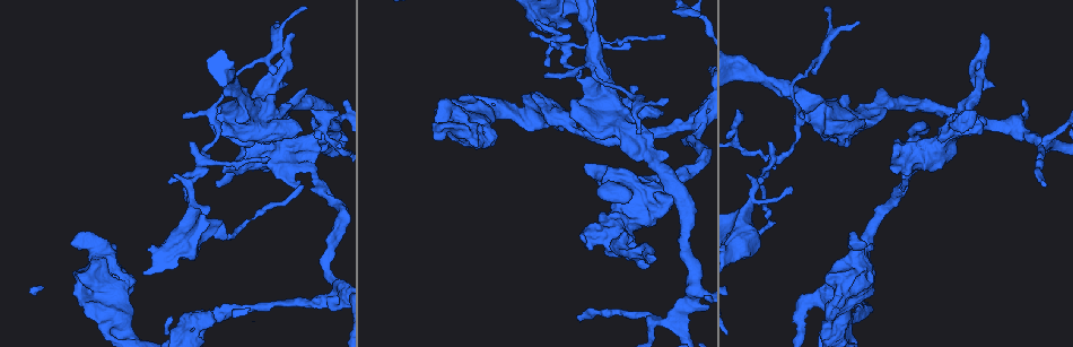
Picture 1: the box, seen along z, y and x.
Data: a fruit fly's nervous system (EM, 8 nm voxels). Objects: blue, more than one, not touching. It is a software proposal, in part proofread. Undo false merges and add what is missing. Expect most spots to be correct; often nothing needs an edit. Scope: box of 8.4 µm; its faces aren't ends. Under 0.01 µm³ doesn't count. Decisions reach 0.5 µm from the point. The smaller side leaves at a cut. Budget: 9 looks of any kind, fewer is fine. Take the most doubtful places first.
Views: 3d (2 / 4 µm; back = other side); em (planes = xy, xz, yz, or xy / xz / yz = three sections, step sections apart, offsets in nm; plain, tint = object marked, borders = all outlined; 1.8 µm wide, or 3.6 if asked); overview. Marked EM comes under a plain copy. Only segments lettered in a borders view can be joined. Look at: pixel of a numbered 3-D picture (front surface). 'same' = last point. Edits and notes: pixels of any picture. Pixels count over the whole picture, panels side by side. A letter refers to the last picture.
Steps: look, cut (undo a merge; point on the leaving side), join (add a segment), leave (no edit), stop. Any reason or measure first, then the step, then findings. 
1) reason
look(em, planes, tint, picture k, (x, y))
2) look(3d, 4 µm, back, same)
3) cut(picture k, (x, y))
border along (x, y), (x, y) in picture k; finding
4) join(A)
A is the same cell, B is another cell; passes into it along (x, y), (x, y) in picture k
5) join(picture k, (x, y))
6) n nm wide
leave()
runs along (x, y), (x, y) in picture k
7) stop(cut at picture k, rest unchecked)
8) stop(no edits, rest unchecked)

look(em, planes, borders, picture 1, (235, 88))

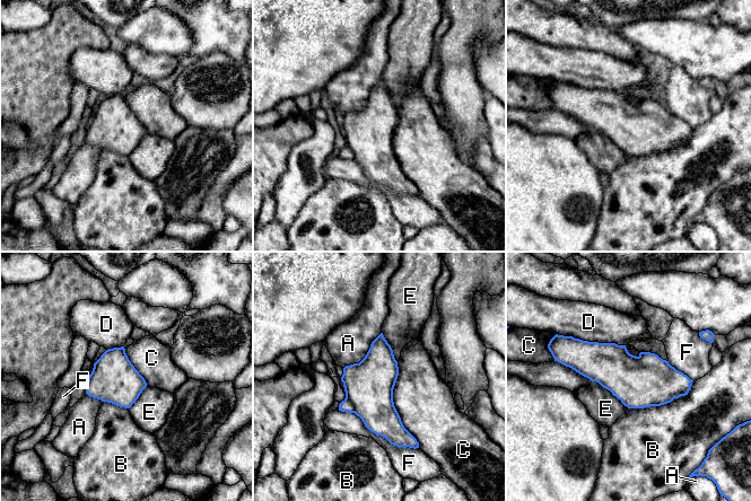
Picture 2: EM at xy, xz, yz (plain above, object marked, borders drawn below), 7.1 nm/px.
C touches over 650 nm
leave()
A, B, C, D, E and F are other cells; border along (396, 361), (393, 405), (419, 446) in picture 2; all the same neuron

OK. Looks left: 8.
branch point
look(em, planes, borders, picture 1, (567, 48))

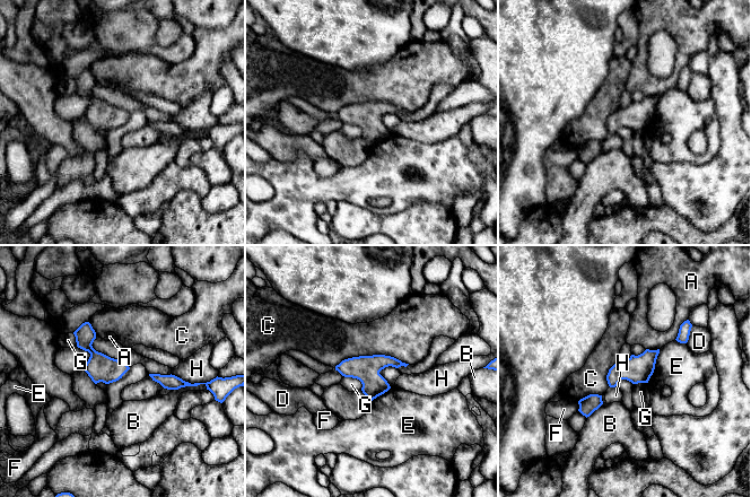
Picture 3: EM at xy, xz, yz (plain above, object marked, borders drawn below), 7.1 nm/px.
190 nm wide
leave()
A, B, C, D, E, F, G and H are other cells; all the same neuron

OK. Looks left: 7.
three-way junction
look(em, xz, step 4, tint, picture 1, (695, 125))

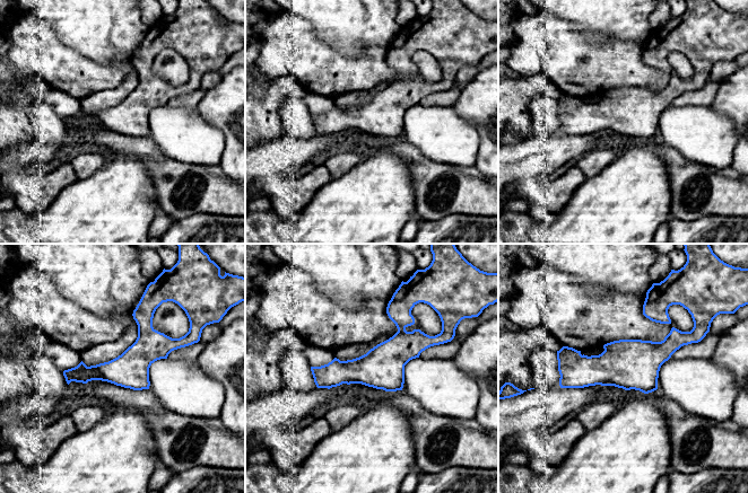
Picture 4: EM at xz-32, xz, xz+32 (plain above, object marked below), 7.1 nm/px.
another direction
look(em, planes, tint, same)

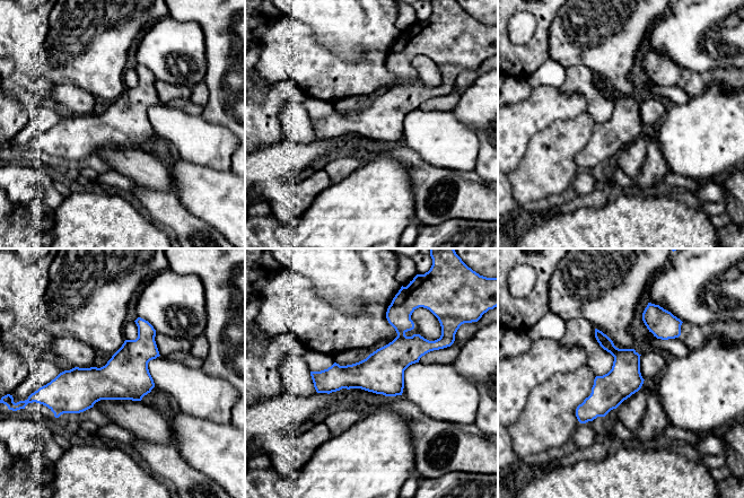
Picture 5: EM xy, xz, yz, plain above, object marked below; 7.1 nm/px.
what lies round it
look(em, planes, borders, same)

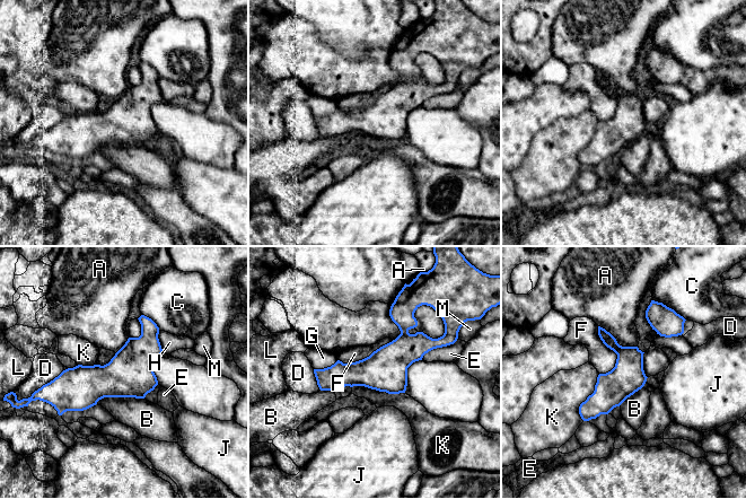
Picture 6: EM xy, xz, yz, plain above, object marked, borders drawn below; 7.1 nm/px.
leave()
A, B, C, D, E, F, G, H, J, K, L and M are other cells; continuous, no second neuron

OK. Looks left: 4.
sudden change in width
look(em, xy, step 16, borders, picture 1, (197, 322))

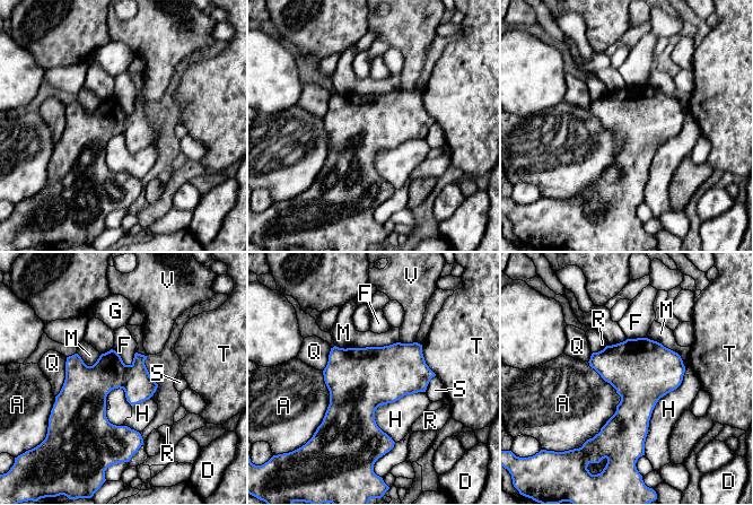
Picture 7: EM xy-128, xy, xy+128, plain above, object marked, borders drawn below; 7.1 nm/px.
leave()
A, D, F, G, H, M, Q, R, S, T and V are other cells; border along (685, 366), (653, 410), (644, 453) in picture 7; all the same neuron

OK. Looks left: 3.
stop(no edits, rest unchecked)

